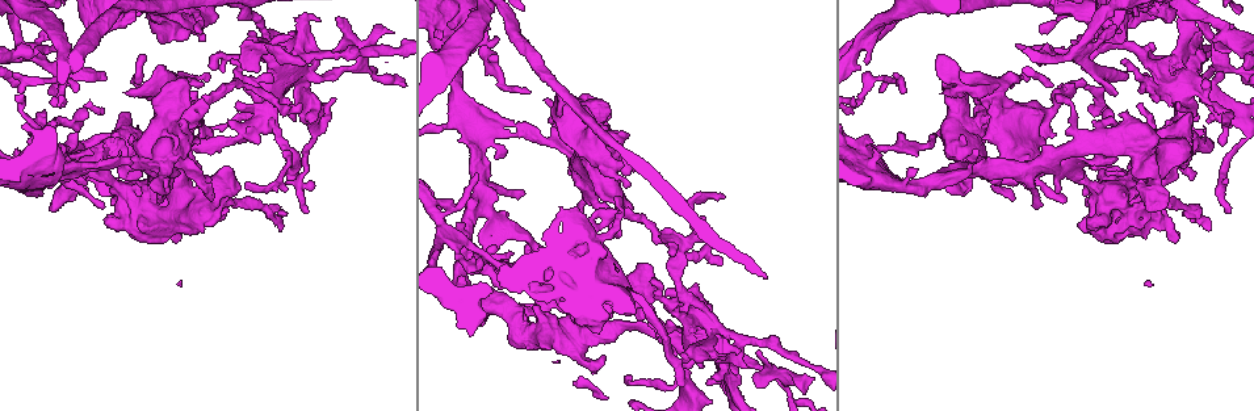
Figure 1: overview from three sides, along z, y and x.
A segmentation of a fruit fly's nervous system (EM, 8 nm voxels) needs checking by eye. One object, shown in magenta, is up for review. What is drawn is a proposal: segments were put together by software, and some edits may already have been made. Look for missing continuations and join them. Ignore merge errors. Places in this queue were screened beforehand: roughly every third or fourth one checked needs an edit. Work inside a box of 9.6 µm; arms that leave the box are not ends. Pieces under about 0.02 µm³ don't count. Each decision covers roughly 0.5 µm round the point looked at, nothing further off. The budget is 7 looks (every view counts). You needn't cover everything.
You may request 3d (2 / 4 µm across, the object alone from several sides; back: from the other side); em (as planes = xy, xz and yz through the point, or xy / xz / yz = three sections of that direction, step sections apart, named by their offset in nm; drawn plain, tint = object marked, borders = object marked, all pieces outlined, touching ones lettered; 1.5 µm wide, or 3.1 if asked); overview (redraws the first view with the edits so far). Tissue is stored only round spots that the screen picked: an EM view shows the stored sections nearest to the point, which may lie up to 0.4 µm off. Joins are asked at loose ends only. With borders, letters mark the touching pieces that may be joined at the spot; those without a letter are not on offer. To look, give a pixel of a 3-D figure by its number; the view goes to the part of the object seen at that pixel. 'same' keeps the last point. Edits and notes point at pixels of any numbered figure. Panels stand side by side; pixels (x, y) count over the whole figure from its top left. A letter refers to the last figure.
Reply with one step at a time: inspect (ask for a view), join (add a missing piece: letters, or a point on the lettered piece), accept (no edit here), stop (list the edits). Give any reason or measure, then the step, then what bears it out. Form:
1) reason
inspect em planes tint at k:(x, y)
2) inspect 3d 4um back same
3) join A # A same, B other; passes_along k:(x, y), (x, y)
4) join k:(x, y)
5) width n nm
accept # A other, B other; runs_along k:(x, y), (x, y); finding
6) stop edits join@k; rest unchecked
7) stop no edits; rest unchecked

free end
inspect em xz step 4 borders at 1:(166, 186)

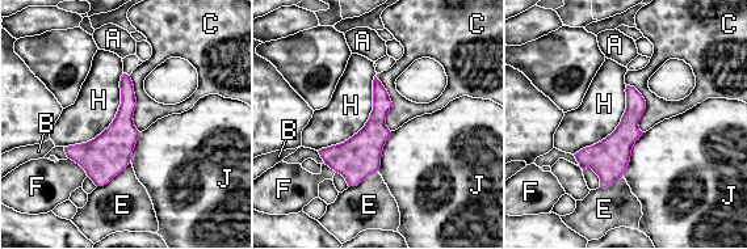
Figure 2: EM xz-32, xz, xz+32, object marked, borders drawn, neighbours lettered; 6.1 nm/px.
width 170 nm
accept # A other, B other, C other, E other, F other, H other, J other; runs_along 2:(630, 89), (628, 133), (603, 184); none of them fits

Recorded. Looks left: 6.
an open end
inspect em planes borders at 1:(1028, 78)

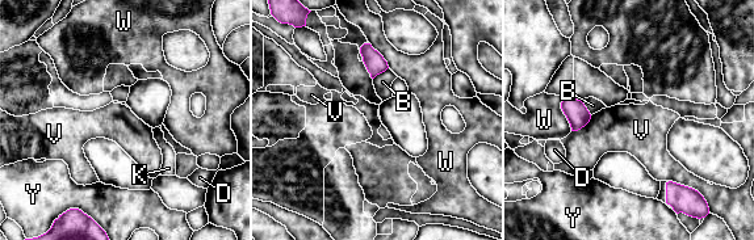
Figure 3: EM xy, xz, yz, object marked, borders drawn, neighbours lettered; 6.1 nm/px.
accept # B other, D other, K other, V other, W other, Y other; border 3:(591, 116), (583, 126), (572, 131); no lettered piece goes on from it

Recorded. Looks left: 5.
an open end
inspect em xy step 8 borders at 1:(227, 120)

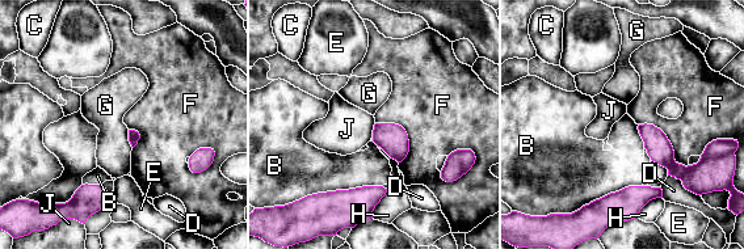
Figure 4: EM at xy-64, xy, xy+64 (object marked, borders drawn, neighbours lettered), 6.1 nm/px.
inspect em planes borders same

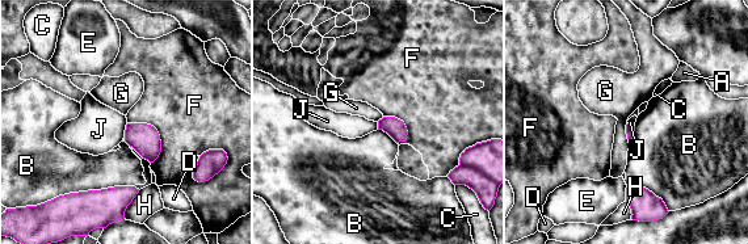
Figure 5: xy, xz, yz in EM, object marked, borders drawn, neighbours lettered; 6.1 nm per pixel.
accept # A other, B other, C other, D other, E other, F other, G other, H other, J other; border 5:(127, 123), (124, 137); no lettered piece goes on from it

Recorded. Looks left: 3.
stop no edits; rest unchecked

